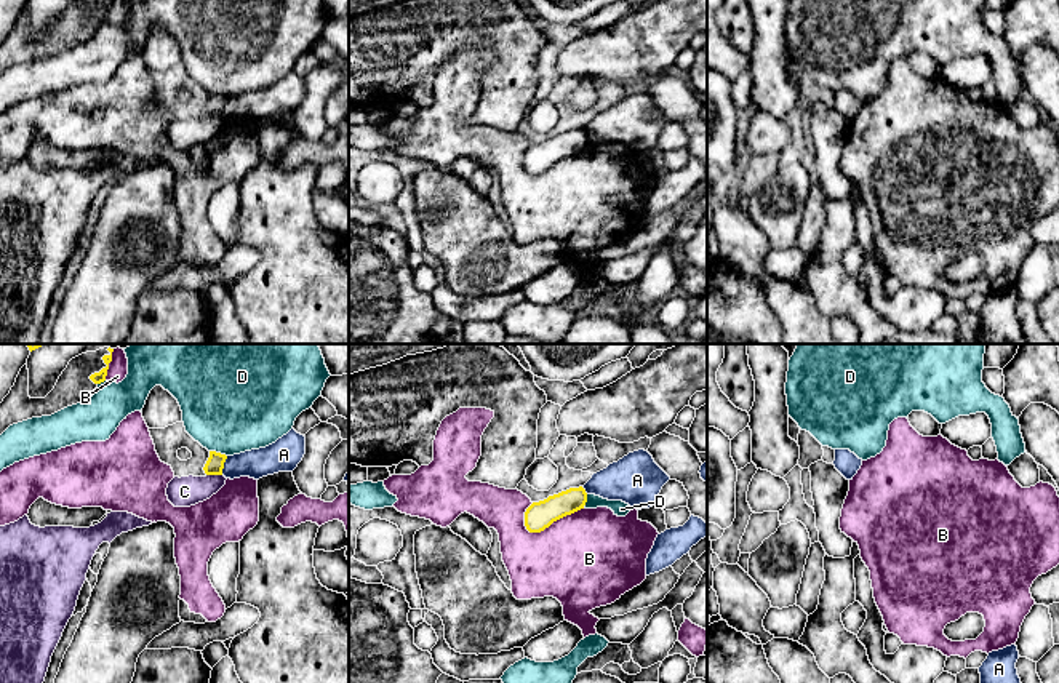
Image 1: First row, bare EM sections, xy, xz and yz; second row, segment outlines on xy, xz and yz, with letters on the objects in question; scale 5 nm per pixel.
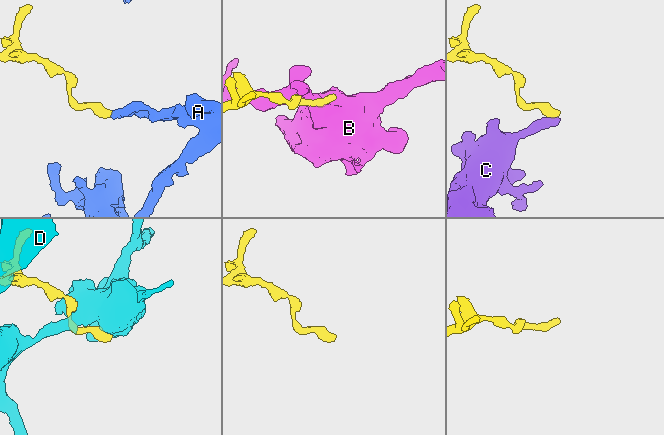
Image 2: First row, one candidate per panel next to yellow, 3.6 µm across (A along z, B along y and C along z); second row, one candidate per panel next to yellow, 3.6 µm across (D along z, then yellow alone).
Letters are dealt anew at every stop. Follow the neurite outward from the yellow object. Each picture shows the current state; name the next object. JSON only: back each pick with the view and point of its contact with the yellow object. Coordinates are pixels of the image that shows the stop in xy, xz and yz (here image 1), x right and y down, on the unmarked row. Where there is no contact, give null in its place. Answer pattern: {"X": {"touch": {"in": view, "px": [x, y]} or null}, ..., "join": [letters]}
{"join": []}

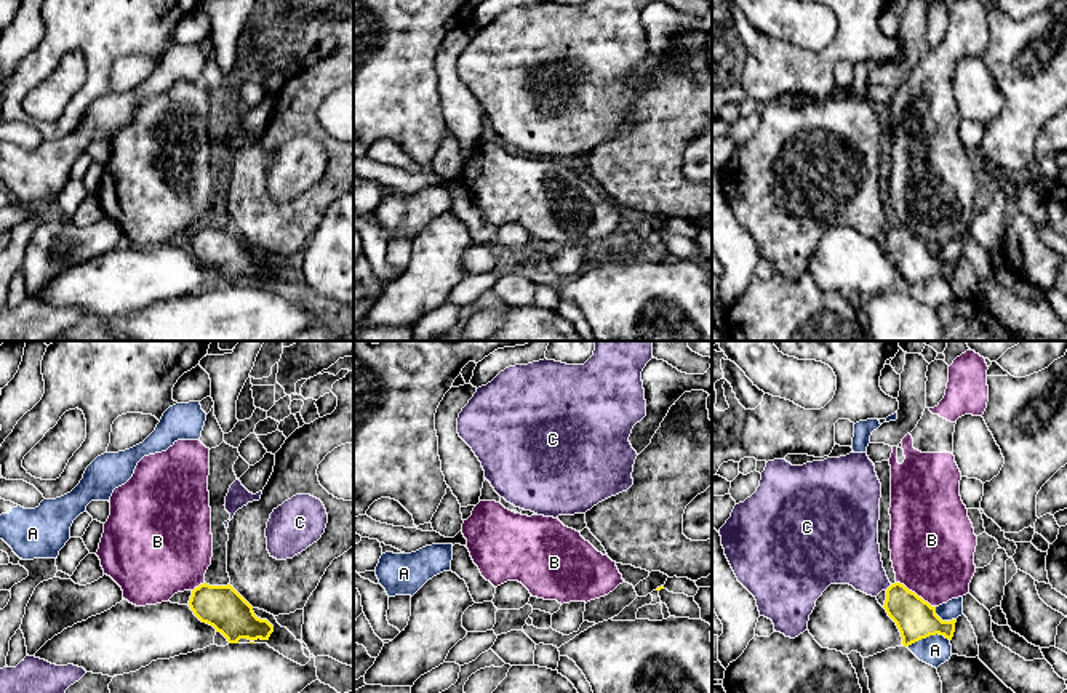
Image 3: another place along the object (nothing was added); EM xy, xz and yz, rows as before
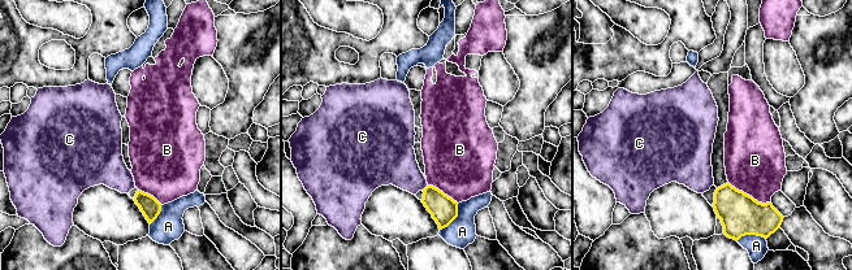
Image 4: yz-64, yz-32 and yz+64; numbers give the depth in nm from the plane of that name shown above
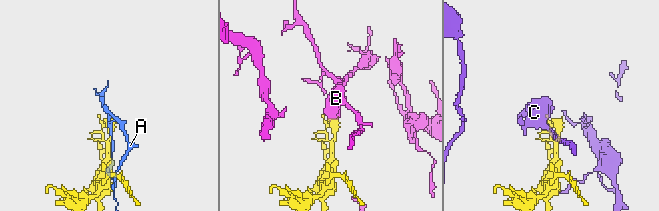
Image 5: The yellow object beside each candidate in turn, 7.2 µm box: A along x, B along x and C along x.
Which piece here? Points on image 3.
{"B": {"touch": {"in": "yz", "px": [914, 234]}}, "join": ["B"]}

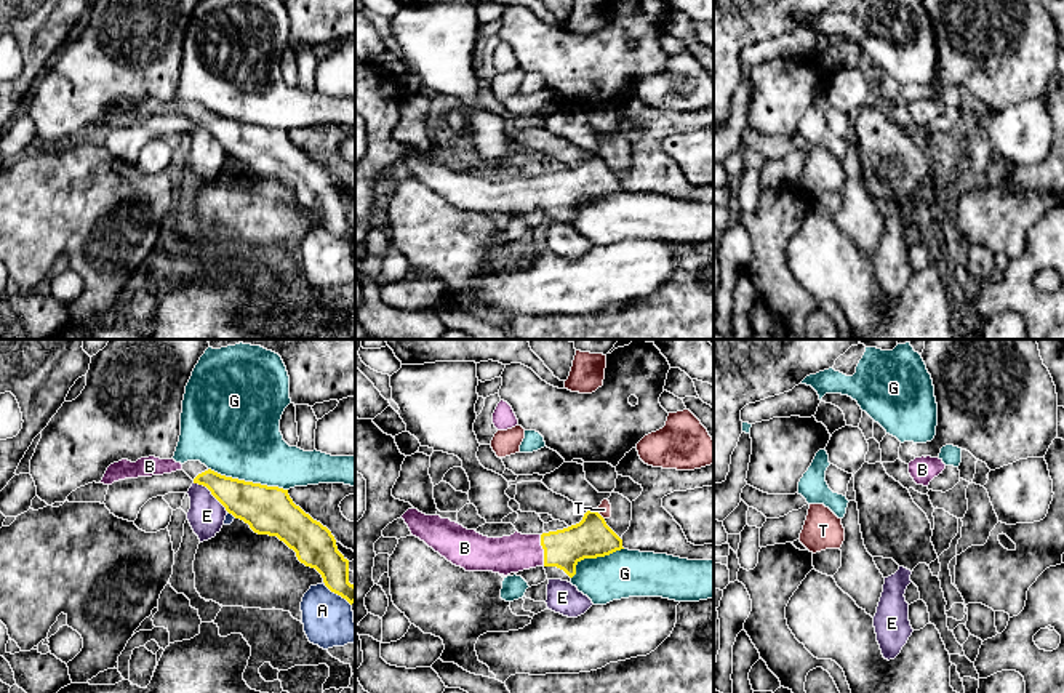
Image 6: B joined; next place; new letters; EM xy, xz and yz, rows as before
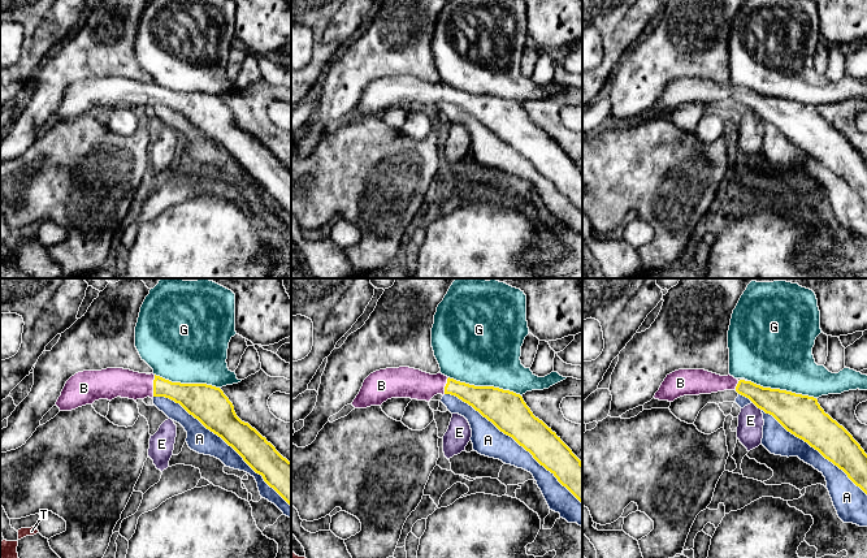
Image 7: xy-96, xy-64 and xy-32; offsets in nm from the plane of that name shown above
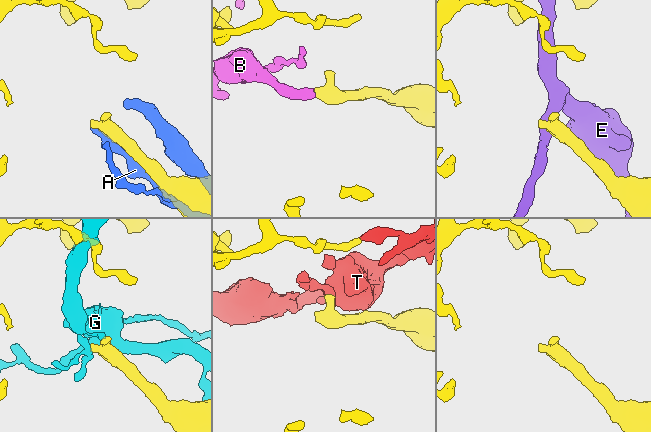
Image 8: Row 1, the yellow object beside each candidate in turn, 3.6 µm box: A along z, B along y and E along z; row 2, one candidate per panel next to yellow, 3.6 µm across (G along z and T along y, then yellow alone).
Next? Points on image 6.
{"B": {"touch": {"in": "xz", "px": [544, 192]}}, "join": ["B"]}

